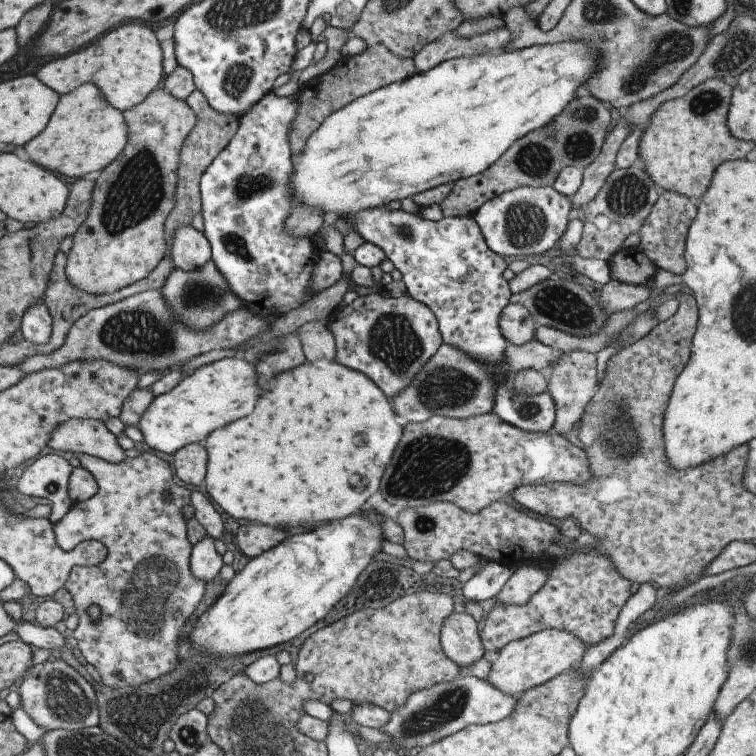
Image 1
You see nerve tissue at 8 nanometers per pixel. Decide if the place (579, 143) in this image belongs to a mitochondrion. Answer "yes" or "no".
yes

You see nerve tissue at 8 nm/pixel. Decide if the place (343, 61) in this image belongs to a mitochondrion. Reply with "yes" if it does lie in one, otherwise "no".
no

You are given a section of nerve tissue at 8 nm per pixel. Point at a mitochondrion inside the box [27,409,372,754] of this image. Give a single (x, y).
(147, 597)

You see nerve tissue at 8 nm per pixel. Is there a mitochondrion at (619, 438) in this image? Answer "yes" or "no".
yes

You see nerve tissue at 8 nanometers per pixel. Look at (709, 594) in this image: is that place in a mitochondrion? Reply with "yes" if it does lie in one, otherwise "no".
no

